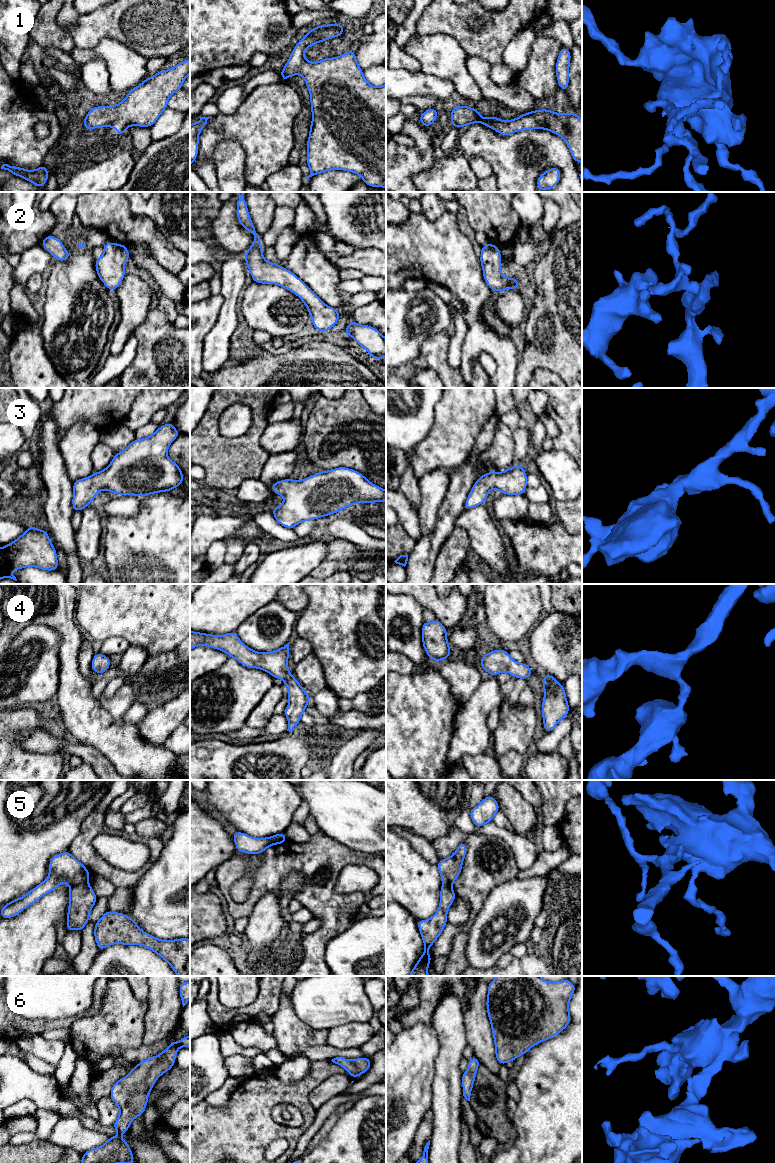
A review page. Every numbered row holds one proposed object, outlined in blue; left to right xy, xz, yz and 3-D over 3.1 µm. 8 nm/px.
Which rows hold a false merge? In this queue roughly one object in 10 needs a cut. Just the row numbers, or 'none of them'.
5

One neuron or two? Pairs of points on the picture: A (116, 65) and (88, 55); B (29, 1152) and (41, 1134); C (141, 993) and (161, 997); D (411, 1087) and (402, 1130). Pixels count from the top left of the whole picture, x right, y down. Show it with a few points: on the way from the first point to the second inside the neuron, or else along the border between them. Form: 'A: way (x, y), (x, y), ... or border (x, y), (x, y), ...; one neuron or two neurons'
A: way (109, 58), (105, 54), (95, 54); one neuron
B: border (45, 1140), (32, 1140), (13, 1145); two neurons
C: border (149, 986), (149, 994), (145, 1002); two neurons
D: way (410, 1098), (409, 1119); one neuron

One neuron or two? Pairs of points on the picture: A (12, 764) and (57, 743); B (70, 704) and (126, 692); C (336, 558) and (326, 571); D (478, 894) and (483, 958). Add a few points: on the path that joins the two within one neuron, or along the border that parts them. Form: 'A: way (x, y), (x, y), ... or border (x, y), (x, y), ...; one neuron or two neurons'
A: border (15, 742), (27, 751), (60, 753); two neurons
B: border (97, 699), (112, 718); two neurons
C: way (333, 561), (326, 568); one neuron
D: border (492, 890), (485, 899), (469, 931); two neurons

